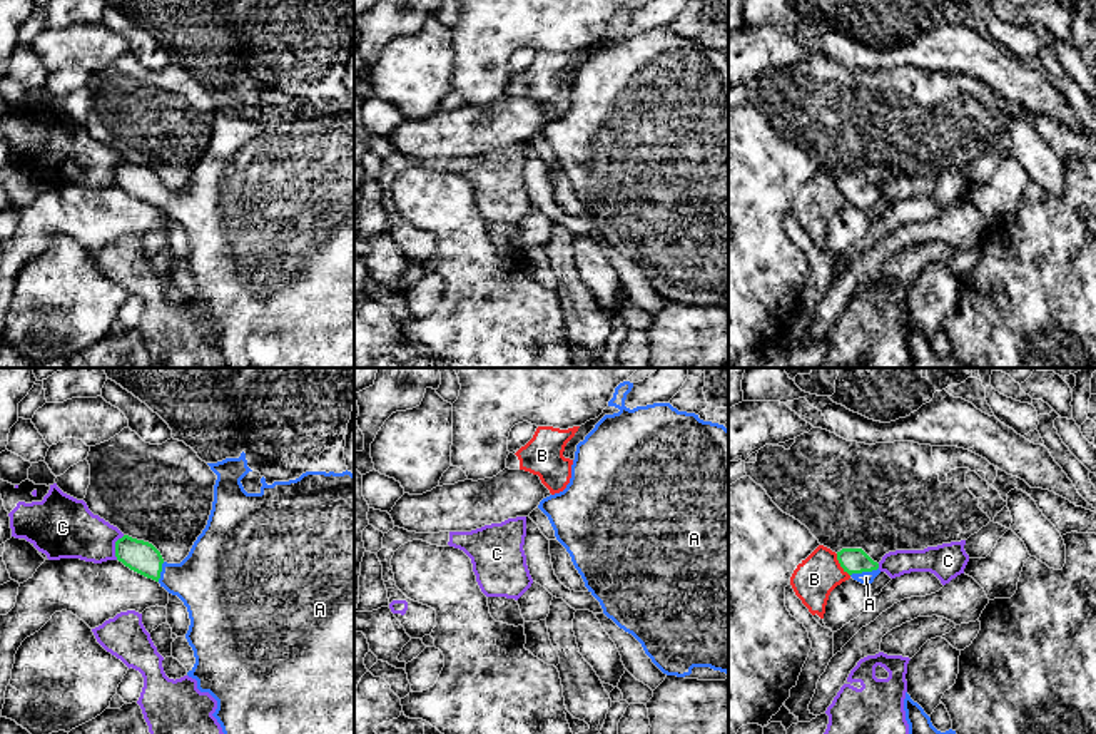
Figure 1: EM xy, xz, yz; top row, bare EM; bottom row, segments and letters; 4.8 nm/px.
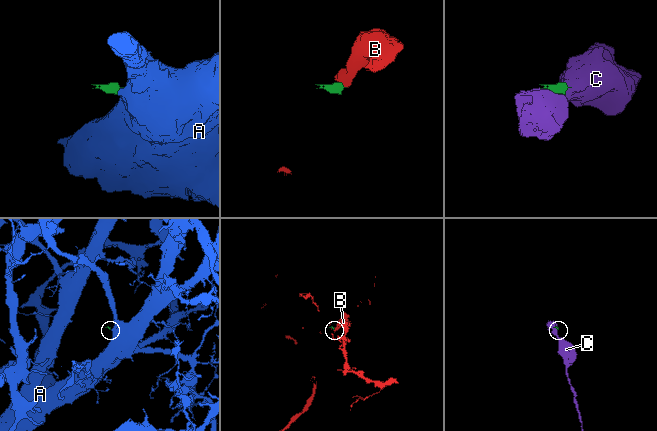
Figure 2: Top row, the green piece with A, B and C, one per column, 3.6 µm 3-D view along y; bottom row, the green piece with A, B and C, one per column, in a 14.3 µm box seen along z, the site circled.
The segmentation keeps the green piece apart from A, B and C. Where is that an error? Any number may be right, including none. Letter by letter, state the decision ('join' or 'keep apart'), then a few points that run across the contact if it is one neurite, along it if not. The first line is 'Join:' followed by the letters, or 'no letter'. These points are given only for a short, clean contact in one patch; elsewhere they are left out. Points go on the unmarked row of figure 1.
Join: A
A: join | yz (854, 186), (864, 196), (866, 203)
B: keep apart | yz (836, 179), (841, 193), (849, 201)
C: keep apart | xy (124, 161), (116, 168), (116, 184)

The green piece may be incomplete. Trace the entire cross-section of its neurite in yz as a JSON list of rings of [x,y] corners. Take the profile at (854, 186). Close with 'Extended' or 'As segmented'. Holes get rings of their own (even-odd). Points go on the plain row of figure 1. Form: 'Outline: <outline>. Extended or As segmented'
Outline: [[[842,174],[837,177],[837,186],[844,197],[867,212],[880,199],[879,189],[874,187],[862,174]]]. Extended

